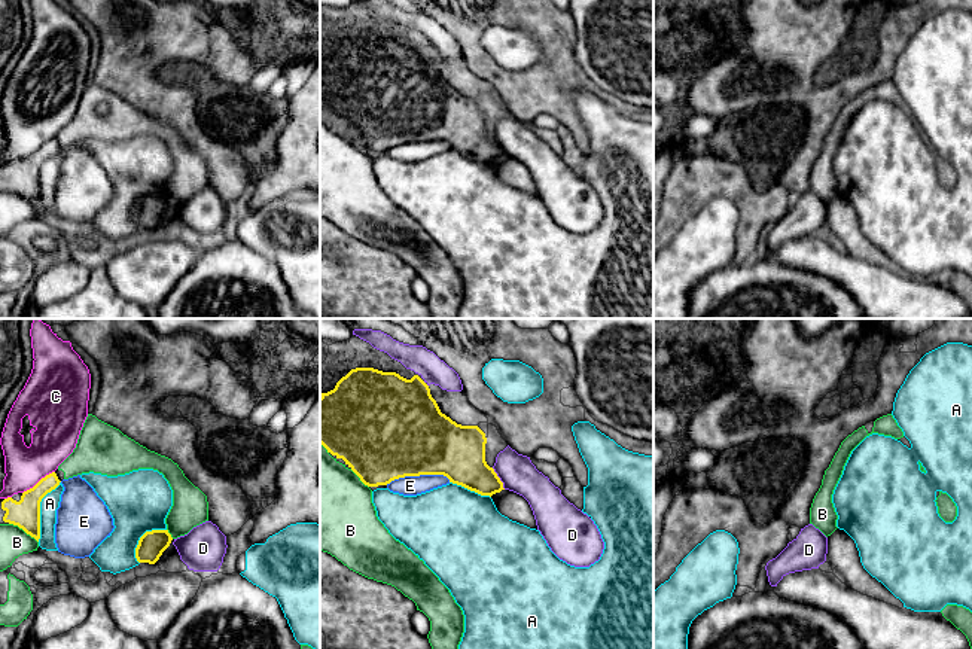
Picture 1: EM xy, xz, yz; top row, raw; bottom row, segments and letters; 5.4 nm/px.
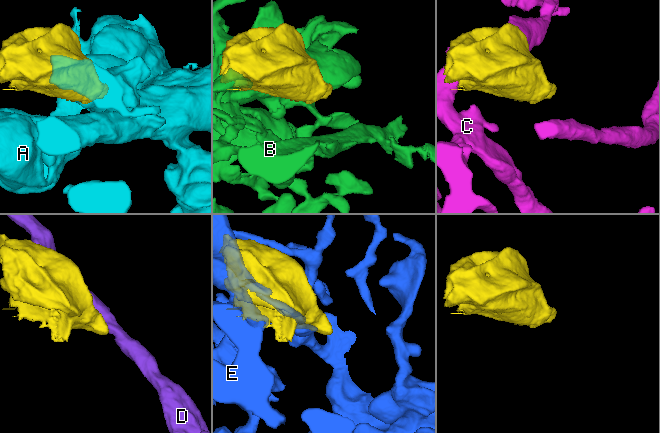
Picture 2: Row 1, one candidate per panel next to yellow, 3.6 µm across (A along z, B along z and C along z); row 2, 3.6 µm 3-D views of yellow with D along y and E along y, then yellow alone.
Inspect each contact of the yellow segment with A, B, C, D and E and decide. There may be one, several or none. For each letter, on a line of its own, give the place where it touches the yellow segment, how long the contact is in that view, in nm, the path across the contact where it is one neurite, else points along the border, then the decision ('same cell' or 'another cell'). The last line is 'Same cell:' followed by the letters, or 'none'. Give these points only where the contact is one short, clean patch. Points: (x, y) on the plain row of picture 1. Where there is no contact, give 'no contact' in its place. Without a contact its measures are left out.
A: contact xy (39, 177); length 340 nm; another cell
B: contact xy (24, 197); length 190 nm; another cell
C: contact xy (39, 148); length 220 nm; another cell
D: contact xz (499, 145); length 140 nm; border xz (491, 134), (505, 155); another cell
E: contact xz (417, 142); length 360 nm; another cell
Same cell: none

